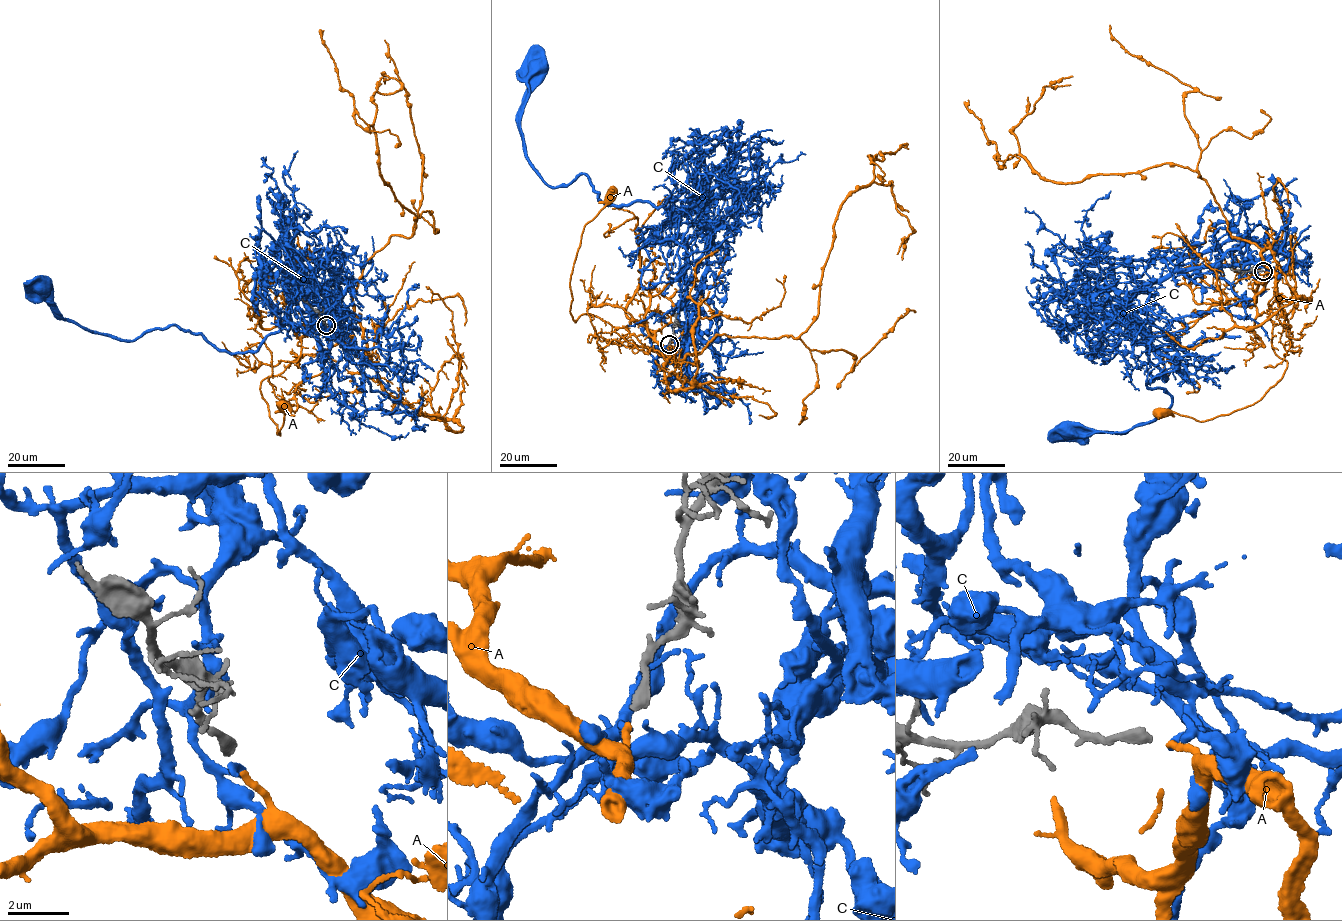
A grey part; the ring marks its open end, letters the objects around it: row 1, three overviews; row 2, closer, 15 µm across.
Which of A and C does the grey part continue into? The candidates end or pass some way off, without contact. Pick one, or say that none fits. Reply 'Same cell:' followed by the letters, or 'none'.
Same cell: A

